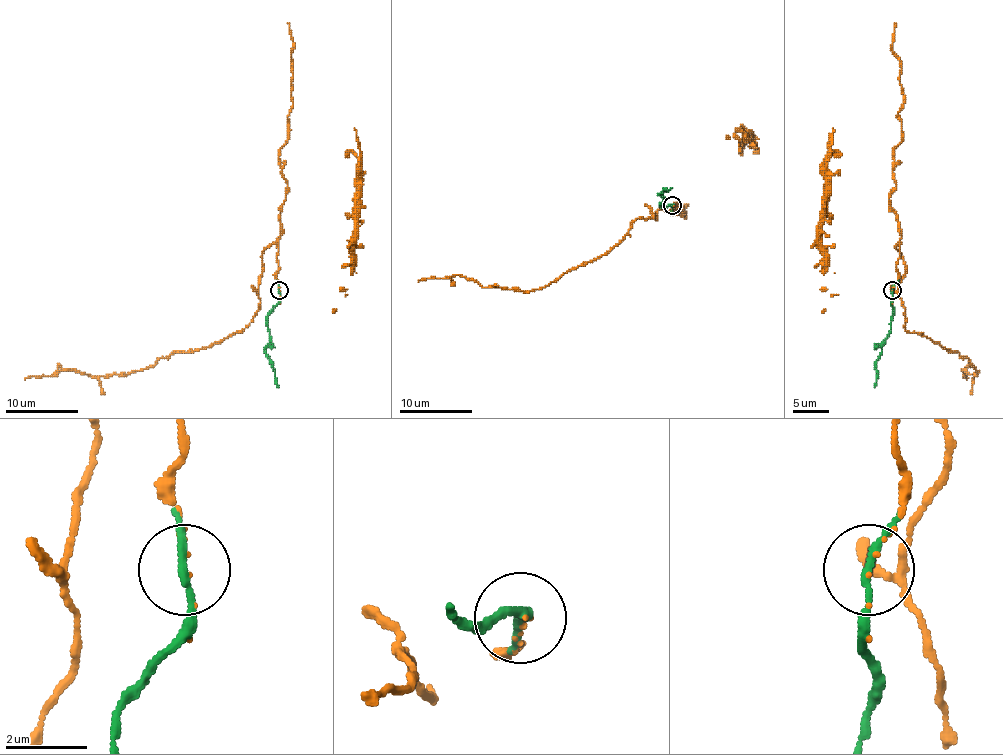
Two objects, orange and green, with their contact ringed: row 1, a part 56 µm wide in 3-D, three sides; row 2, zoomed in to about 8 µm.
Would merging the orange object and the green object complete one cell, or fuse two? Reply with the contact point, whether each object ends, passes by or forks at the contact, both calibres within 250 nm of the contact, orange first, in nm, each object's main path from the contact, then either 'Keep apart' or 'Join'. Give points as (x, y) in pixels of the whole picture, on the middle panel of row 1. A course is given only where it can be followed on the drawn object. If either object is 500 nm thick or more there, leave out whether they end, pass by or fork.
Place: (672, 205). At the ring orange ends. At the ring green passes by. Thickness 40 nm (orange) against 170 nm. Course of orange: (674, 206), (637, 218), (603, 255), (532, 291), (482, 287), (460, 275), (418, 280). Course of green: (672, 206), (661, 204), (659, 195), (672, 188). Join

